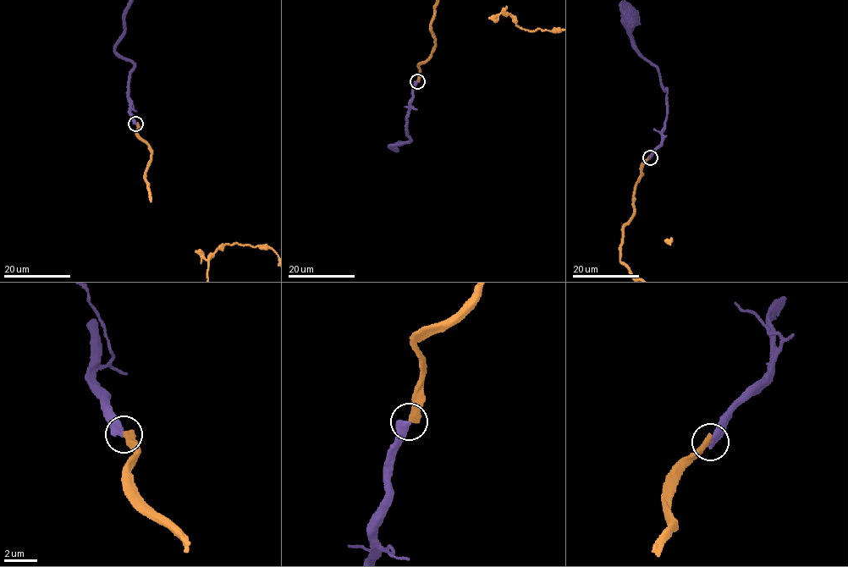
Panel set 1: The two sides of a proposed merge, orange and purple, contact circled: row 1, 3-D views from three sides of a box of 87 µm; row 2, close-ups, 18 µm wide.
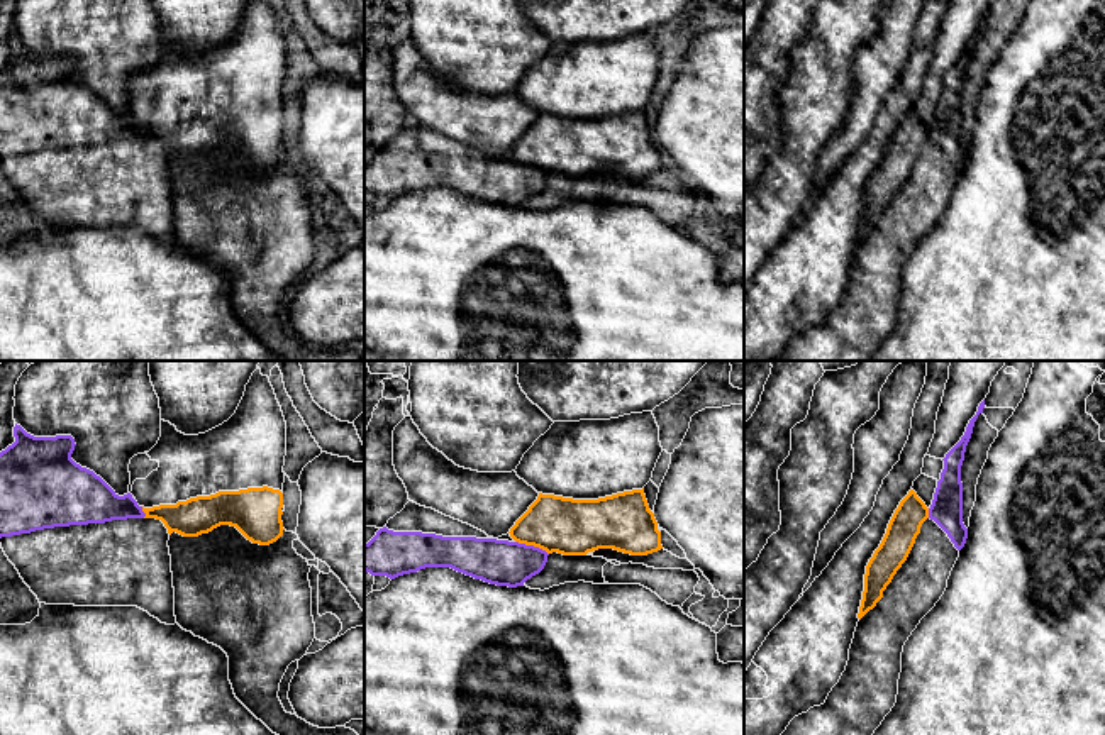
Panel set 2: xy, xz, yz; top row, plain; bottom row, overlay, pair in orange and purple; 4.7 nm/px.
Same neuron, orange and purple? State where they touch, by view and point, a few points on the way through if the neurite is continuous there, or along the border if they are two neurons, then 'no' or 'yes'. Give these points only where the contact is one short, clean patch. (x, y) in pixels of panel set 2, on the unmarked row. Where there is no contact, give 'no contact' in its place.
meets orange in xz at (533, 165); border along xz (516, 161), (526, 166), (538, 166), (548, 175); no

